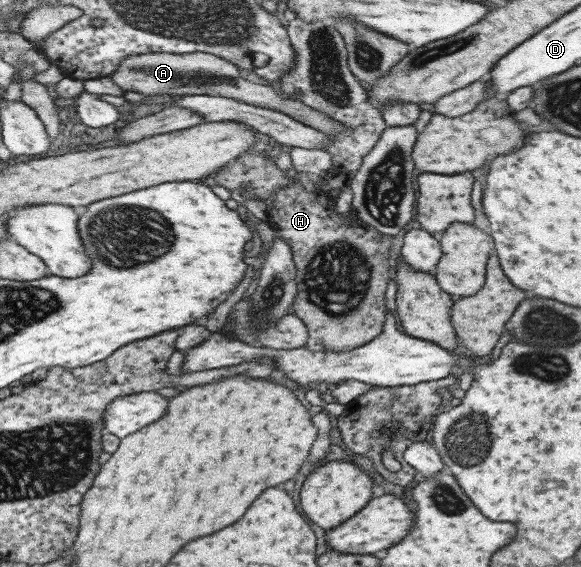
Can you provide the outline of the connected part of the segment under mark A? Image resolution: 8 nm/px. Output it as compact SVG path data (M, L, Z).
M143 53L143 55L129 55L125 61L121 61L119 69L109 75L109 78L124 92L136 91L149 97L160 94L180 95L210 95L229 97L243 100L249 104L273 109L289 115L292 119L310 125L319 131L343 133L349 126L332 119L327 113L312 109L309 105L295 98L284 98L273 87L250 83L239 75L240 67L211 53Z

